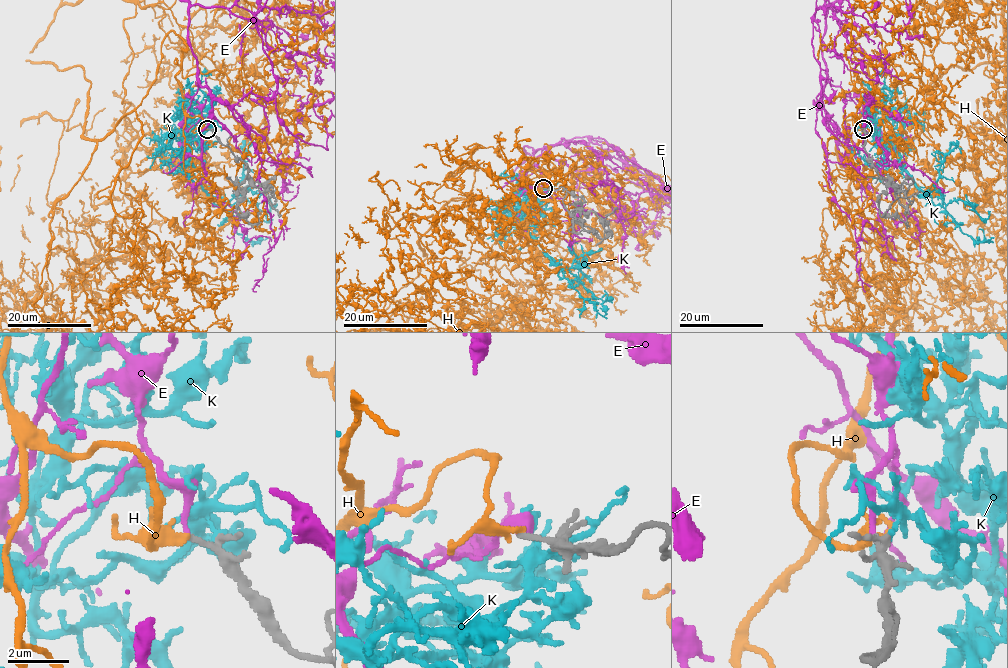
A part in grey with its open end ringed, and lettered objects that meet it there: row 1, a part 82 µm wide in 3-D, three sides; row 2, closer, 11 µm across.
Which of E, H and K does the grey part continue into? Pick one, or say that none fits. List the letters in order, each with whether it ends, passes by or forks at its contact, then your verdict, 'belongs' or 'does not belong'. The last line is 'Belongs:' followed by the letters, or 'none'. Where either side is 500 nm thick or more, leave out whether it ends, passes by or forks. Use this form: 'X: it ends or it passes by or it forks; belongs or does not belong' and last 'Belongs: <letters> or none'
E: it ends; does not belong
H: it ends; belongs
K: it ends; does not belong
Belongs: H

